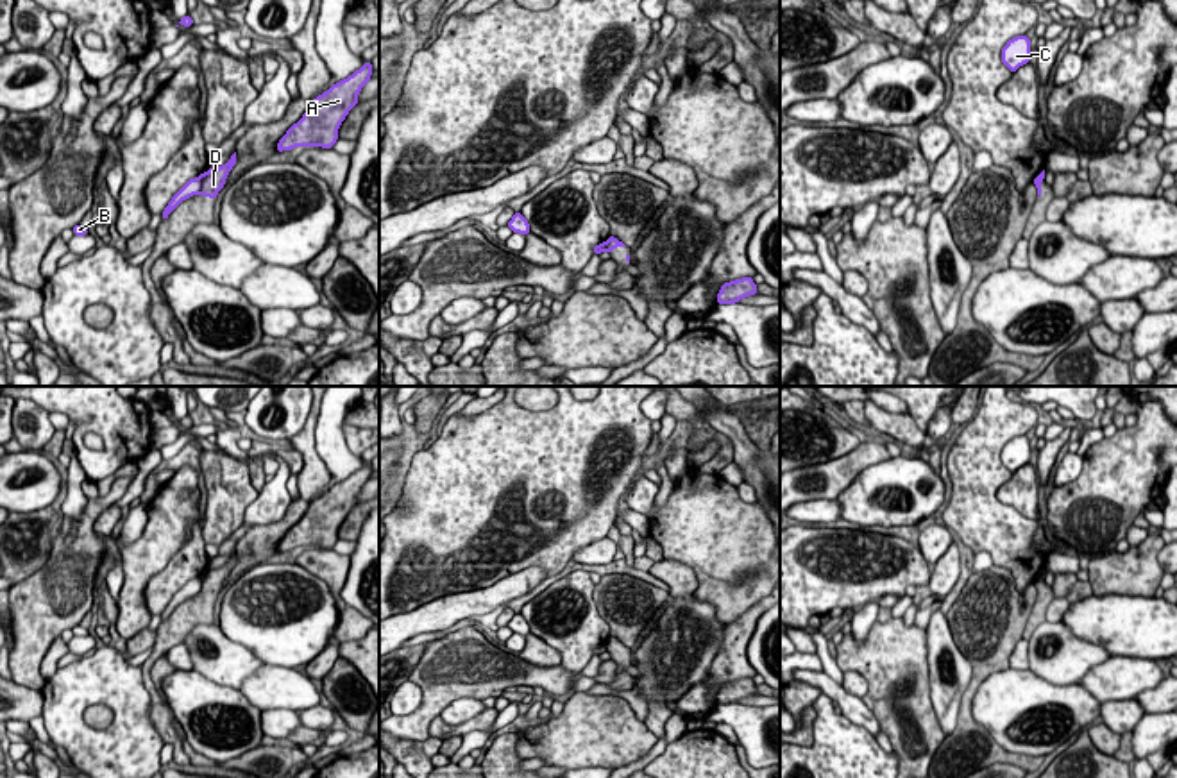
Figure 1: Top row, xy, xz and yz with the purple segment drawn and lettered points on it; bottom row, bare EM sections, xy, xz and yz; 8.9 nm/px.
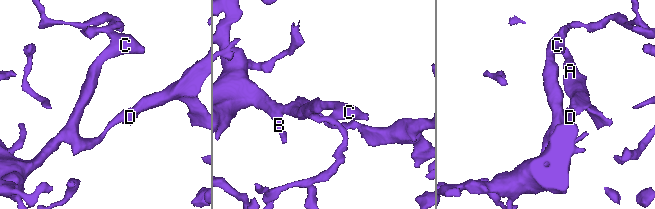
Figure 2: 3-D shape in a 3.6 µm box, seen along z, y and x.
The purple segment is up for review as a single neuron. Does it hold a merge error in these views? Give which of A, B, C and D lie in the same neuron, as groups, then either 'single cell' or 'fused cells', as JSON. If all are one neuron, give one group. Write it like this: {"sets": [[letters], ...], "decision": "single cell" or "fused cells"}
{"sets": [["A", "D"], ["B", "C"]], "decision": "fused cells"}

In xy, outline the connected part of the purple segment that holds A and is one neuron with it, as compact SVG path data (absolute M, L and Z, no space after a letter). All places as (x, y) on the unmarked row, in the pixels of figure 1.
M365 461L352 476L309 501L302 519L279 540L277 553L292 551L301 545L333 549L342 522L358 504L358 494L370 481L372 472L370 461Z

